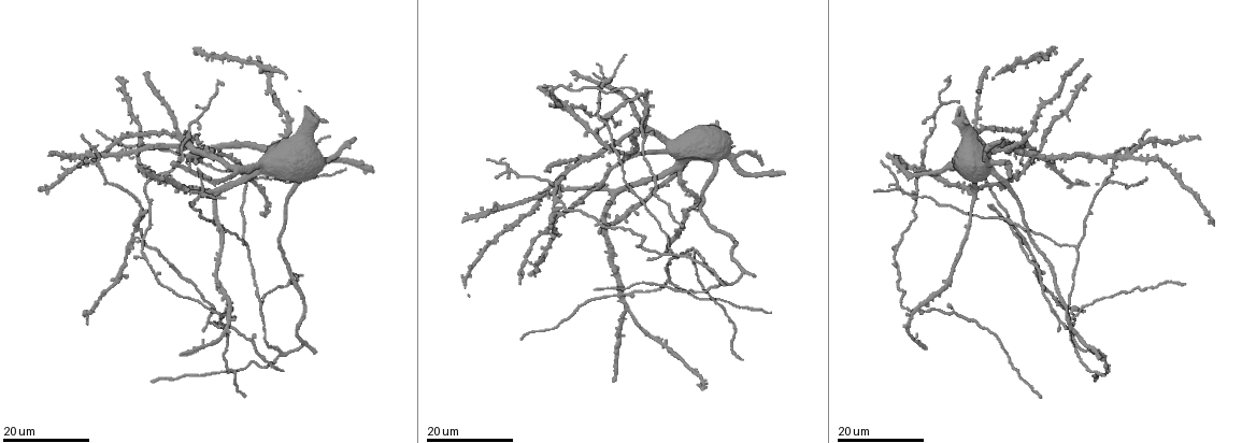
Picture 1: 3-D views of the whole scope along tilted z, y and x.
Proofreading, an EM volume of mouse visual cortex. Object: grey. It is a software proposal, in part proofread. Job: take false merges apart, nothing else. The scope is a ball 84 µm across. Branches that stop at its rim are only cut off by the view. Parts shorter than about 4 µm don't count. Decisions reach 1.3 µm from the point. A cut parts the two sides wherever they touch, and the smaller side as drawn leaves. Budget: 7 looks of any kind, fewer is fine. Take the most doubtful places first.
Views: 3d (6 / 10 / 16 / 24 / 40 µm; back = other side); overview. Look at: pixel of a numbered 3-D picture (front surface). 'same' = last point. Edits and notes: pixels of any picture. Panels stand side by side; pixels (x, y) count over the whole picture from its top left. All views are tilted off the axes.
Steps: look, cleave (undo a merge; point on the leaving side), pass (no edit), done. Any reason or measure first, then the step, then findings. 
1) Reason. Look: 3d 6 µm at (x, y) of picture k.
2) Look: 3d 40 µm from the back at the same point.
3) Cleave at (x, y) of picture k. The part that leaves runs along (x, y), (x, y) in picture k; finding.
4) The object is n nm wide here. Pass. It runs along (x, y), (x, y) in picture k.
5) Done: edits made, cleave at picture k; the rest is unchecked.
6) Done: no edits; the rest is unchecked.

Looks like a crossing. Look: 3d 16 µm at (608, 78) of picture 1.

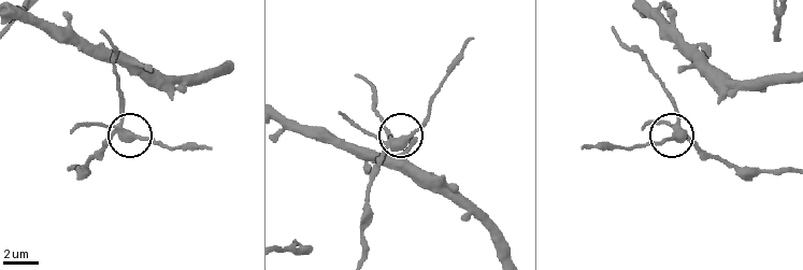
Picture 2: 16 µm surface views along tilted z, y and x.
Look: 3d 10 µm at (126, 132) of picture 2.

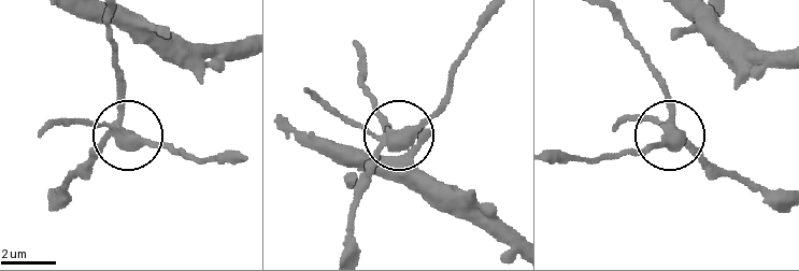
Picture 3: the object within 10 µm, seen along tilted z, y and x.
The object is 370 nm wide here. Cleave at (153, 145) of picture 3. The part that leaves runs along (120, 130), (199, 160), (231, 156) in picture 3; two neurons meet here.

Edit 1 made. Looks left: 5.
Three arms meet. Look: 3d 16 µm at (1074, 248) of picture 1.

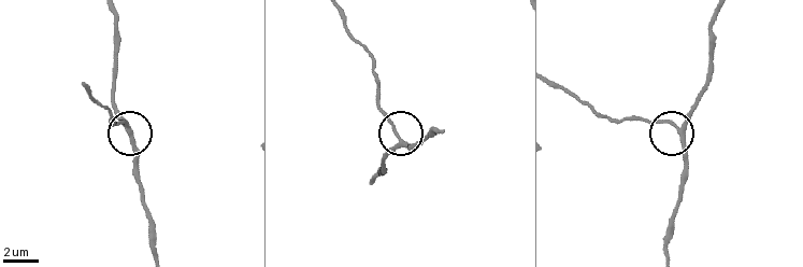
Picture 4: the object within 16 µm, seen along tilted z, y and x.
Look: 3d 6 µm at (675, 126) of picture 4.

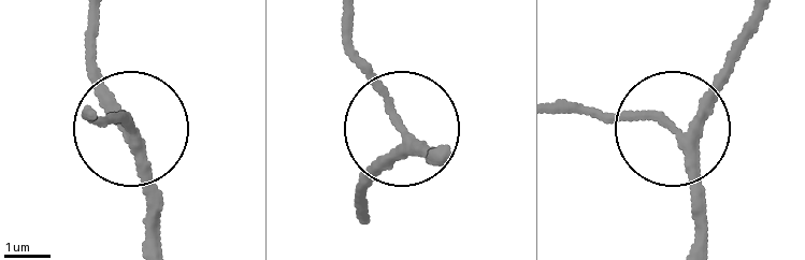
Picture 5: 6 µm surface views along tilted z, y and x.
From behind. Look: 3d 6 µm from the back at (400, 129) of picture 5.

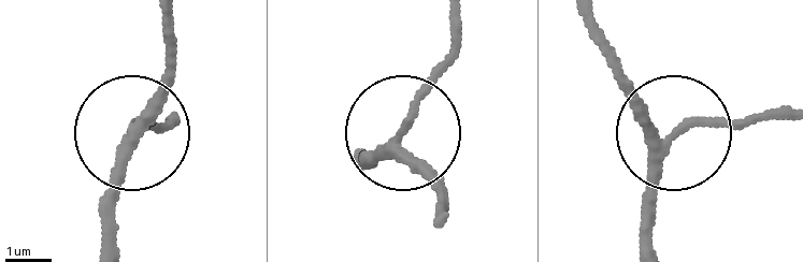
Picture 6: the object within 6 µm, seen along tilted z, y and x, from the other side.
The side arm is 41 µm long. Pass. It runs along (579, 16), (669, 136), (651, 249) in picture 6; continuous, no second neuron.

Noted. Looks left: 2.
Three arms meet. Look: 3d 24 µm at (669, 281) of picture 1.

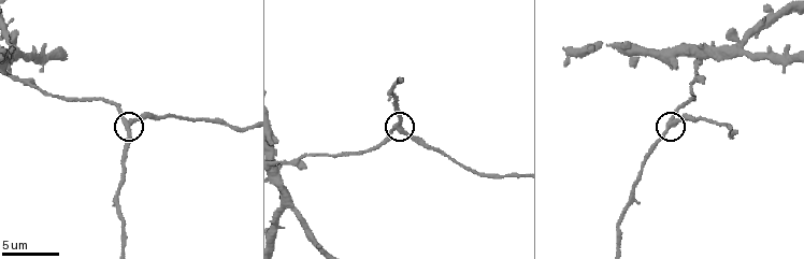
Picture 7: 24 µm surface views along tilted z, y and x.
Look: 3d 10 µm at (672, 126) of picture 7.

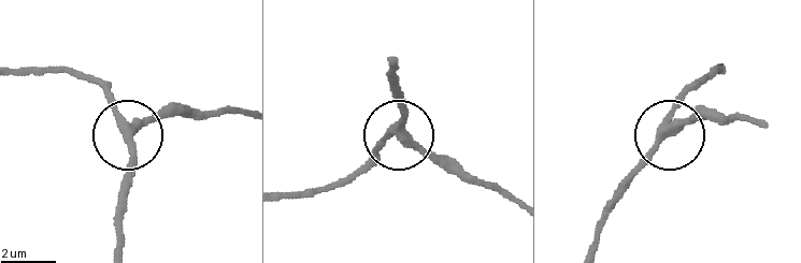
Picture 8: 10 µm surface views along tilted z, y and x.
Pass. It runs along (12, 73), (83, 75), (131, 132), (171, 115) in picture 8; one neuron here.

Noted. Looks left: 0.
Done: edits made, cleave at picture 3; the rest is unchecked.

